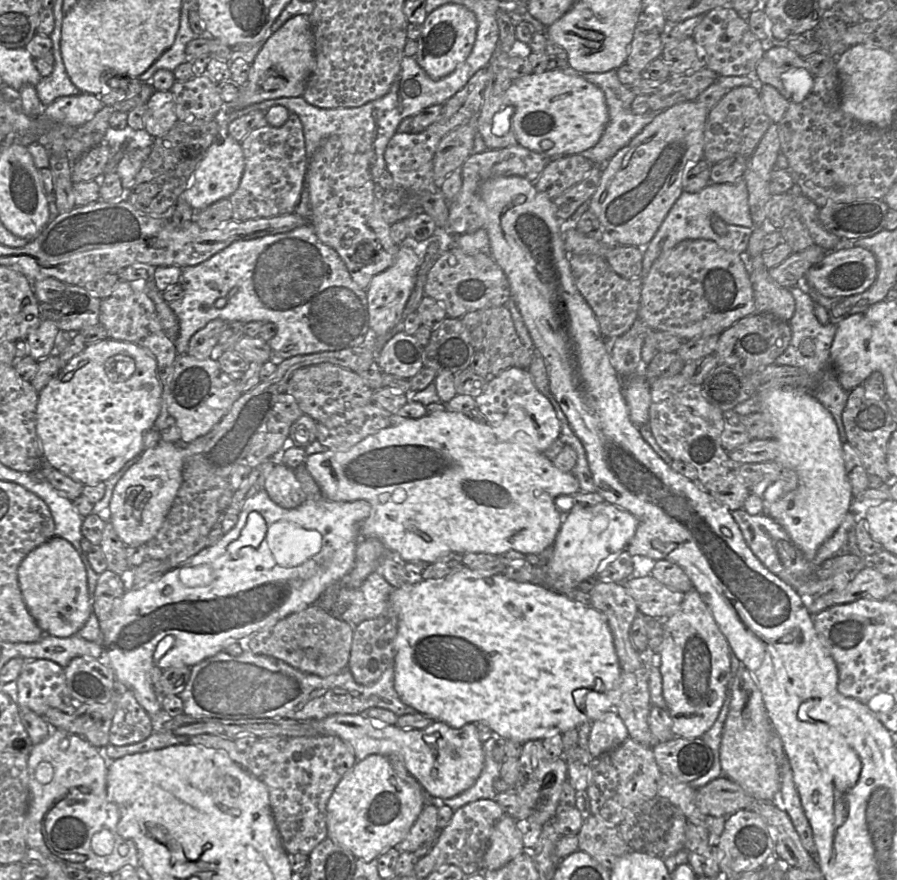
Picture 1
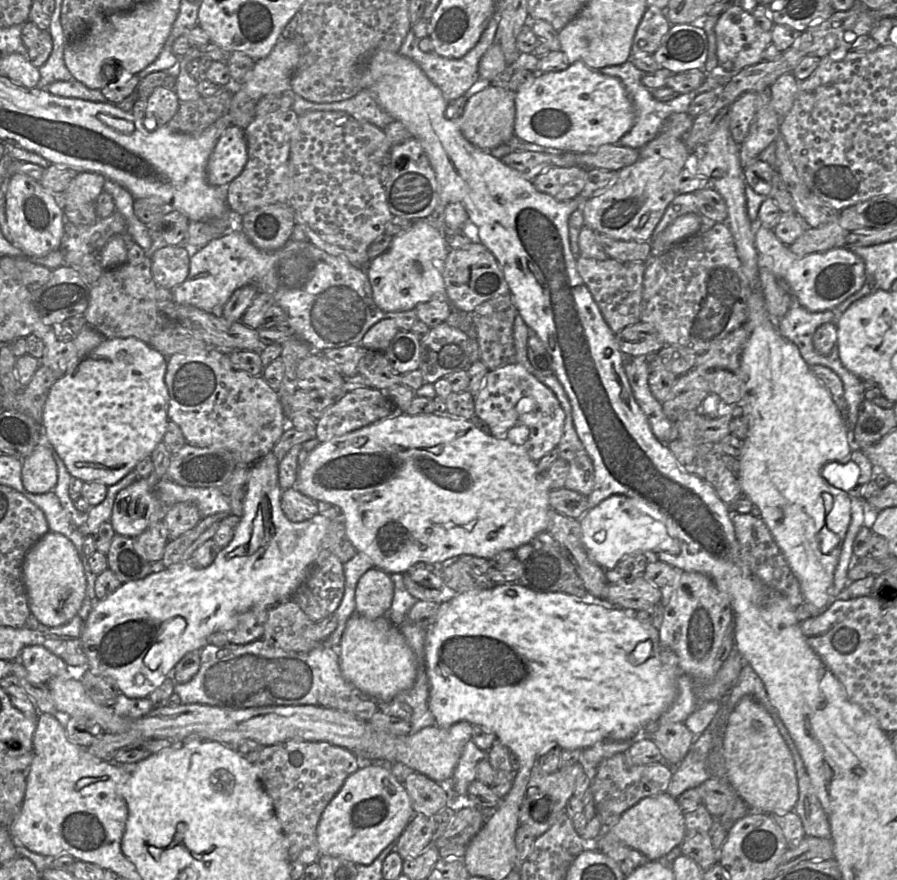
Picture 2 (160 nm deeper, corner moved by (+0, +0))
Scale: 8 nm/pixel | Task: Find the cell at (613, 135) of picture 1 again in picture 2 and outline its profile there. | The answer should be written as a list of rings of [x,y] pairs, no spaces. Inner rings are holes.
[[[630,60],[621,65],[608,66],[601,69],[595,69],[595,71],[616,77],[624,85],[627,95],[634,108],[635,119],[631,129],[621,137],[617,145],[635,149],[642,148],[646,143],[652,140],[661,131],[662,125],[668,116],[673,113],[687,112],[689,104],[697,95],[709,91],[716,91],[716,94],[719,95],[719,92],[721,92],[724,88],[724,86],[722,86],[722,77],[714,77],[708,74],[704,82],[695,90],[688,93],[679,94],[677,97],[667,102],[661,102],[656,100],[652,96],[651,91],[641,82],[642,77],[647,73],[639,70]]]

